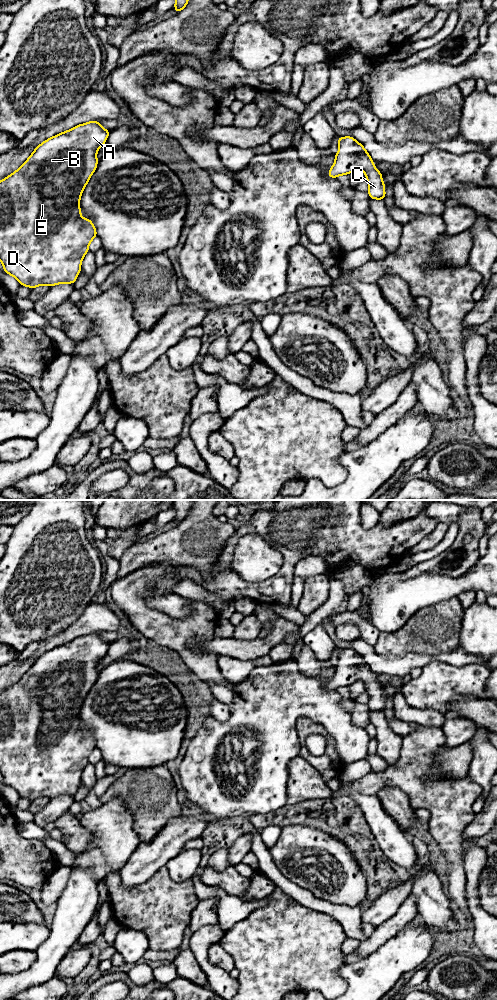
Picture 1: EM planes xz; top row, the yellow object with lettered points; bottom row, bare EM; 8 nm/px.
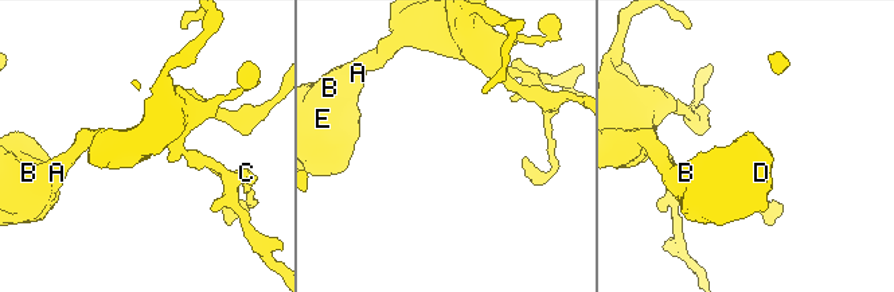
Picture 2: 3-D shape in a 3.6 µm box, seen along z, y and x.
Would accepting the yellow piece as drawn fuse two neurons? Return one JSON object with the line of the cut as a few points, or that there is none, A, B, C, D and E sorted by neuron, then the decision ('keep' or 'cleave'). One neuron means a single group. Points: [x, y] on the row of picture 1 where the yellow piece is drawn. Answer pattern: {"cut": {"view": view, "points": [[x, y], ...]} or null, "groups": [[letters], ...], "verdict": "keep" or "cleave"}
{"cut": null, "groups": [["A", "B", "C", "D", "E"]], "verdict": "keep"}

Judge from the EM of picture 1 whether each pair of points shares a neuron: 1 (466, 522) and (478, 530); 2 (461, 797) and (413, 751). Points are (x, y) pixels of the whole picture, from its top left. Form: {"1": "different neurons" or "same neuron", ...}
{"1": "same neuron", "2": "same neuron"}

